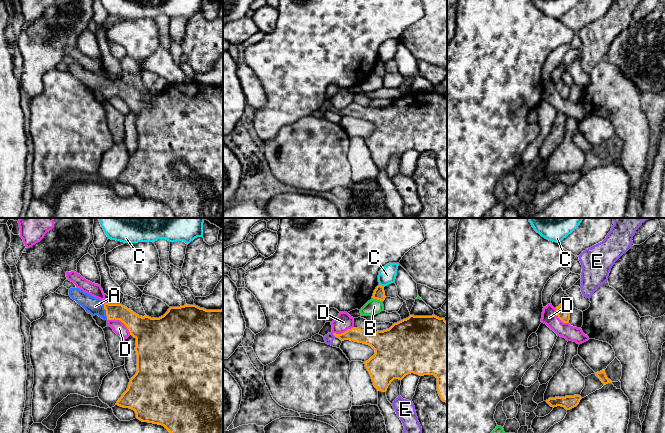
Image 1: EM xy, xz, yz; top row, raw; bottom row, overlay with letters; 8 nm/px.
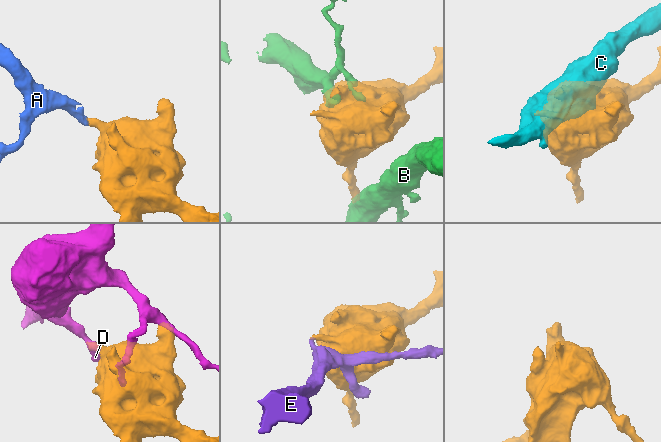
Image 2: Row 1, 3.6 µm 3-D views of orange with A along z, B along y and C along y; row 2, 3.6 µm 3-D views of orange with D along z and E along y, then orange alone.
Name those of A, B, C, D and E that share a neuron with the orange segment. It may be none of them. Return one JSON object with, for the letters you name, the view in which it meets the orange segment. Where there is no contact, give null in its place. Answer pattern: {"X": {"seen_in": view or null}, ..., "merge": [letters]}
{"A": {"seen_in": "xy"}, "merge": ["A"]}

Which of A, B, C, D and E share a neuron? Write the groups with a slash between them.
A / B / C / D / E

